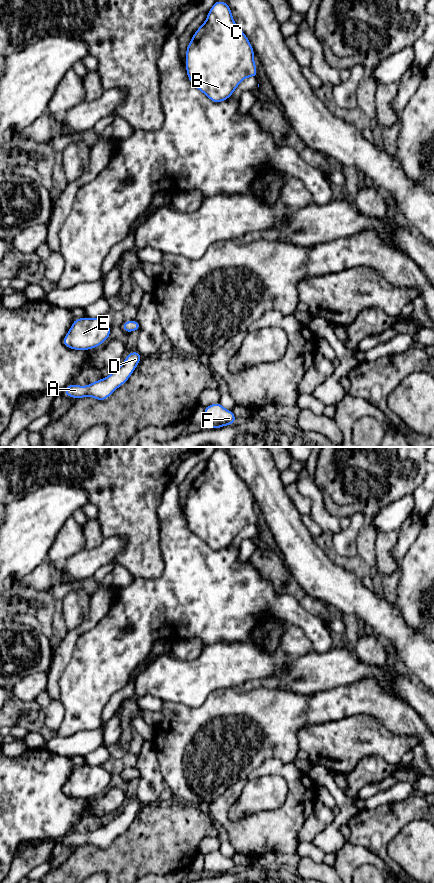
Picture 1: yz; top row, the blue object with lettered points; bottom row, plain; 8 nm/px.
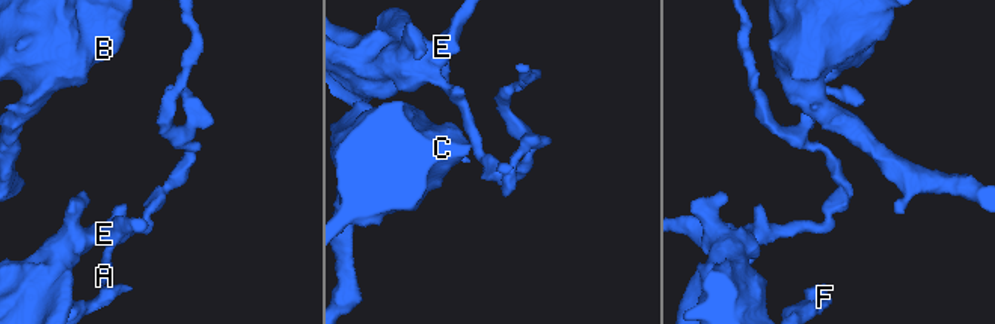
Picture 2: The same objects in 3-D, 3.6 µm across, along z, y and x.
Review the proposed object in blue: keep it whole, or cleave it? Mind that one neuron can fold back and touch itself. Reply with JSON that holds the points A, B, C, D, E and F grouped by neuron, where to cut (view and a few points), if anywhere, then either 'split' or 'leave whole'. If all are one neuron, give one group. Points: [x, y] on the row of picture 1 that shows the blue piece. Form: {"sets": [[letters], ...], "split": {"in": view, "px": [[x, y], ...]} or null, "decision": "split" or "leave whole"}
{"sets": [["A", "B", "C", "D", "E", "F"]], "split": null, "decision": "leave whole"}

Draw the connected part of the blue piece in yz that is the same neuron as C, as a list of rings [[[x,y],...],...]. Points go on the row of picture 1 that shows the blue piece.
[[[215,1],[207,13],[206,21],[196,30],[187,46],[185,64],[189,81],[214,103],[220,103],[230,98],[246,77],[257,78],[254,49],[245,33],[235,23],[227,2]]]

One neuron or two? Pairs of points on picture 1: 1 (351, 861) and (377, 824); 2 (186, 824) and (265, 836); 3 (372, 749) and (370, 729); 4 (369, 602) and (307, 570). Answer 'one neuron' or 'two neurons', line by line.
1: two neurons
2: two neurons
3: one neuron
4: one neuron

